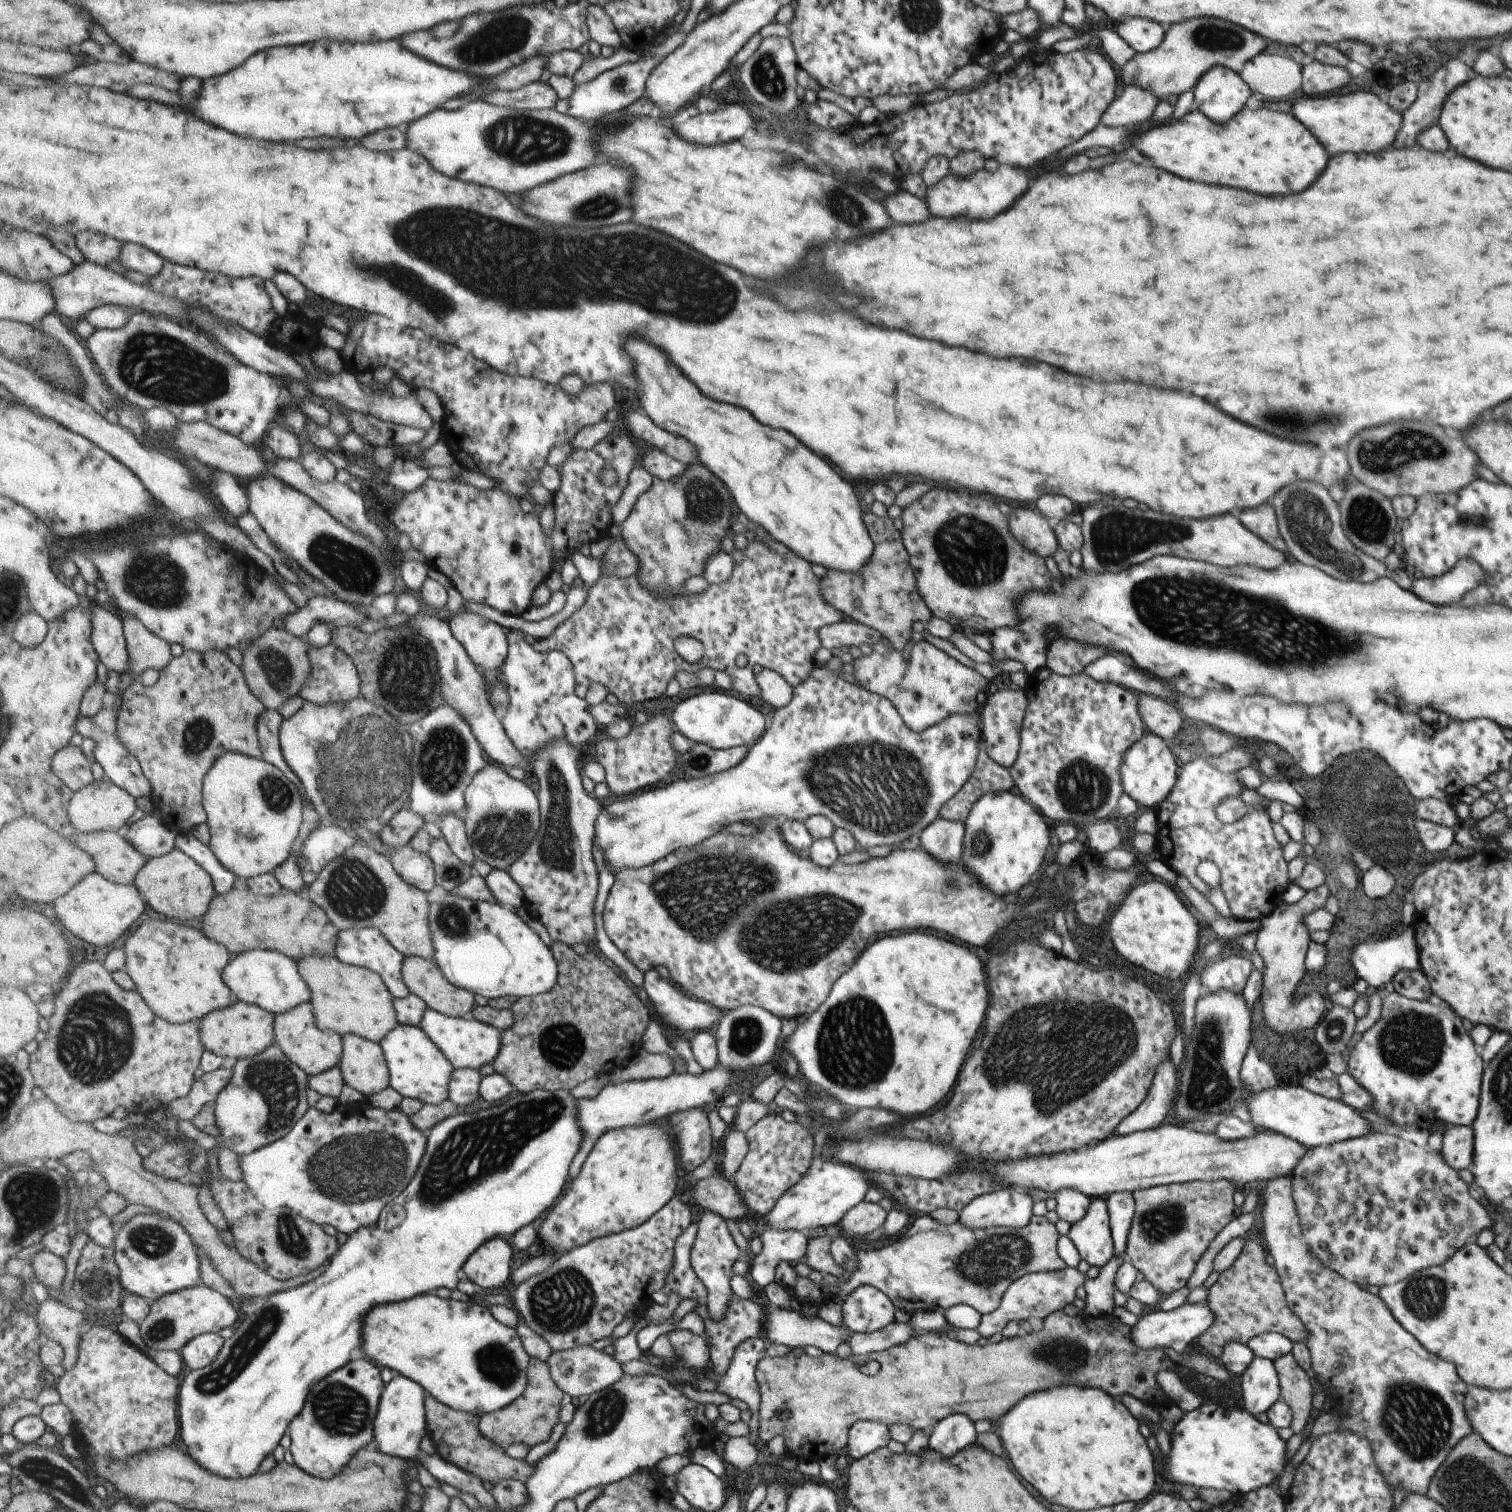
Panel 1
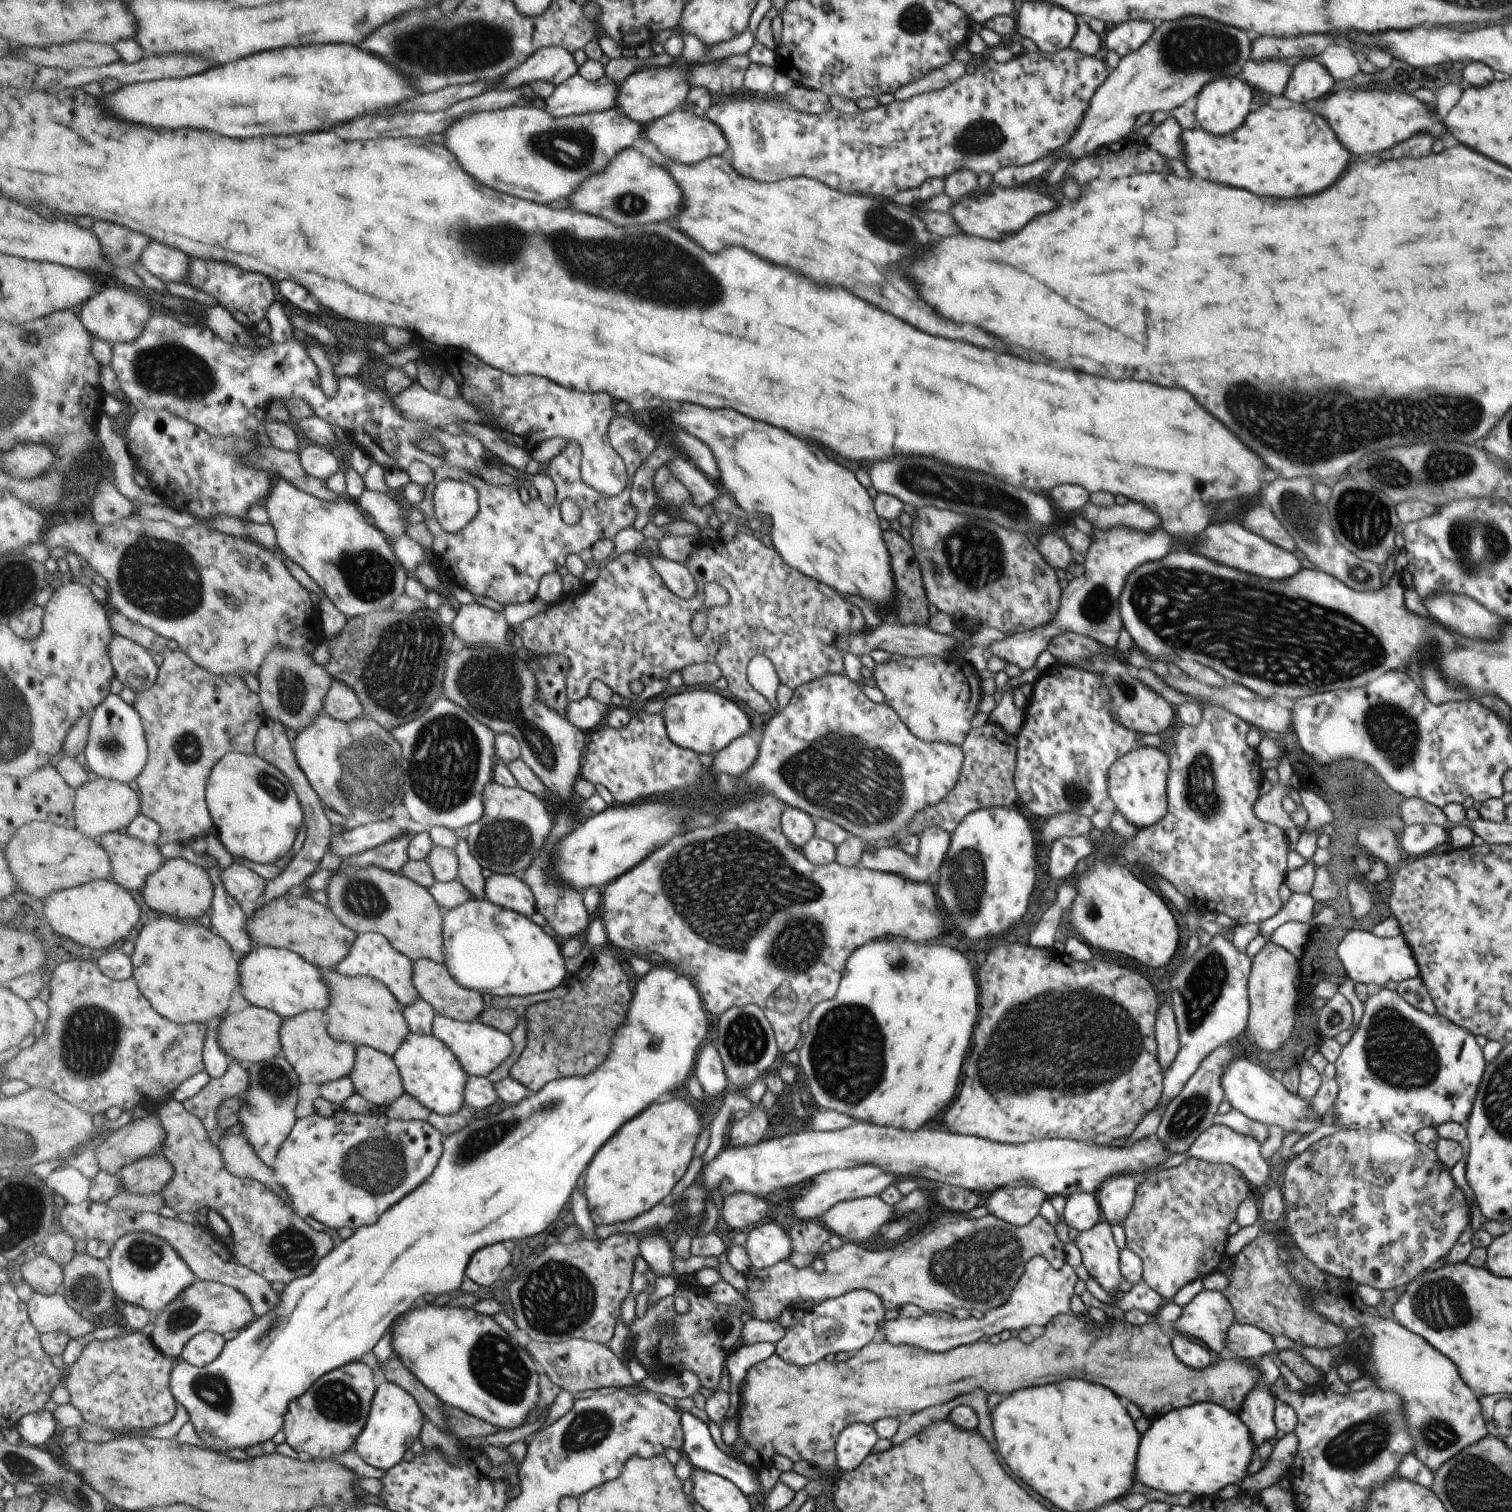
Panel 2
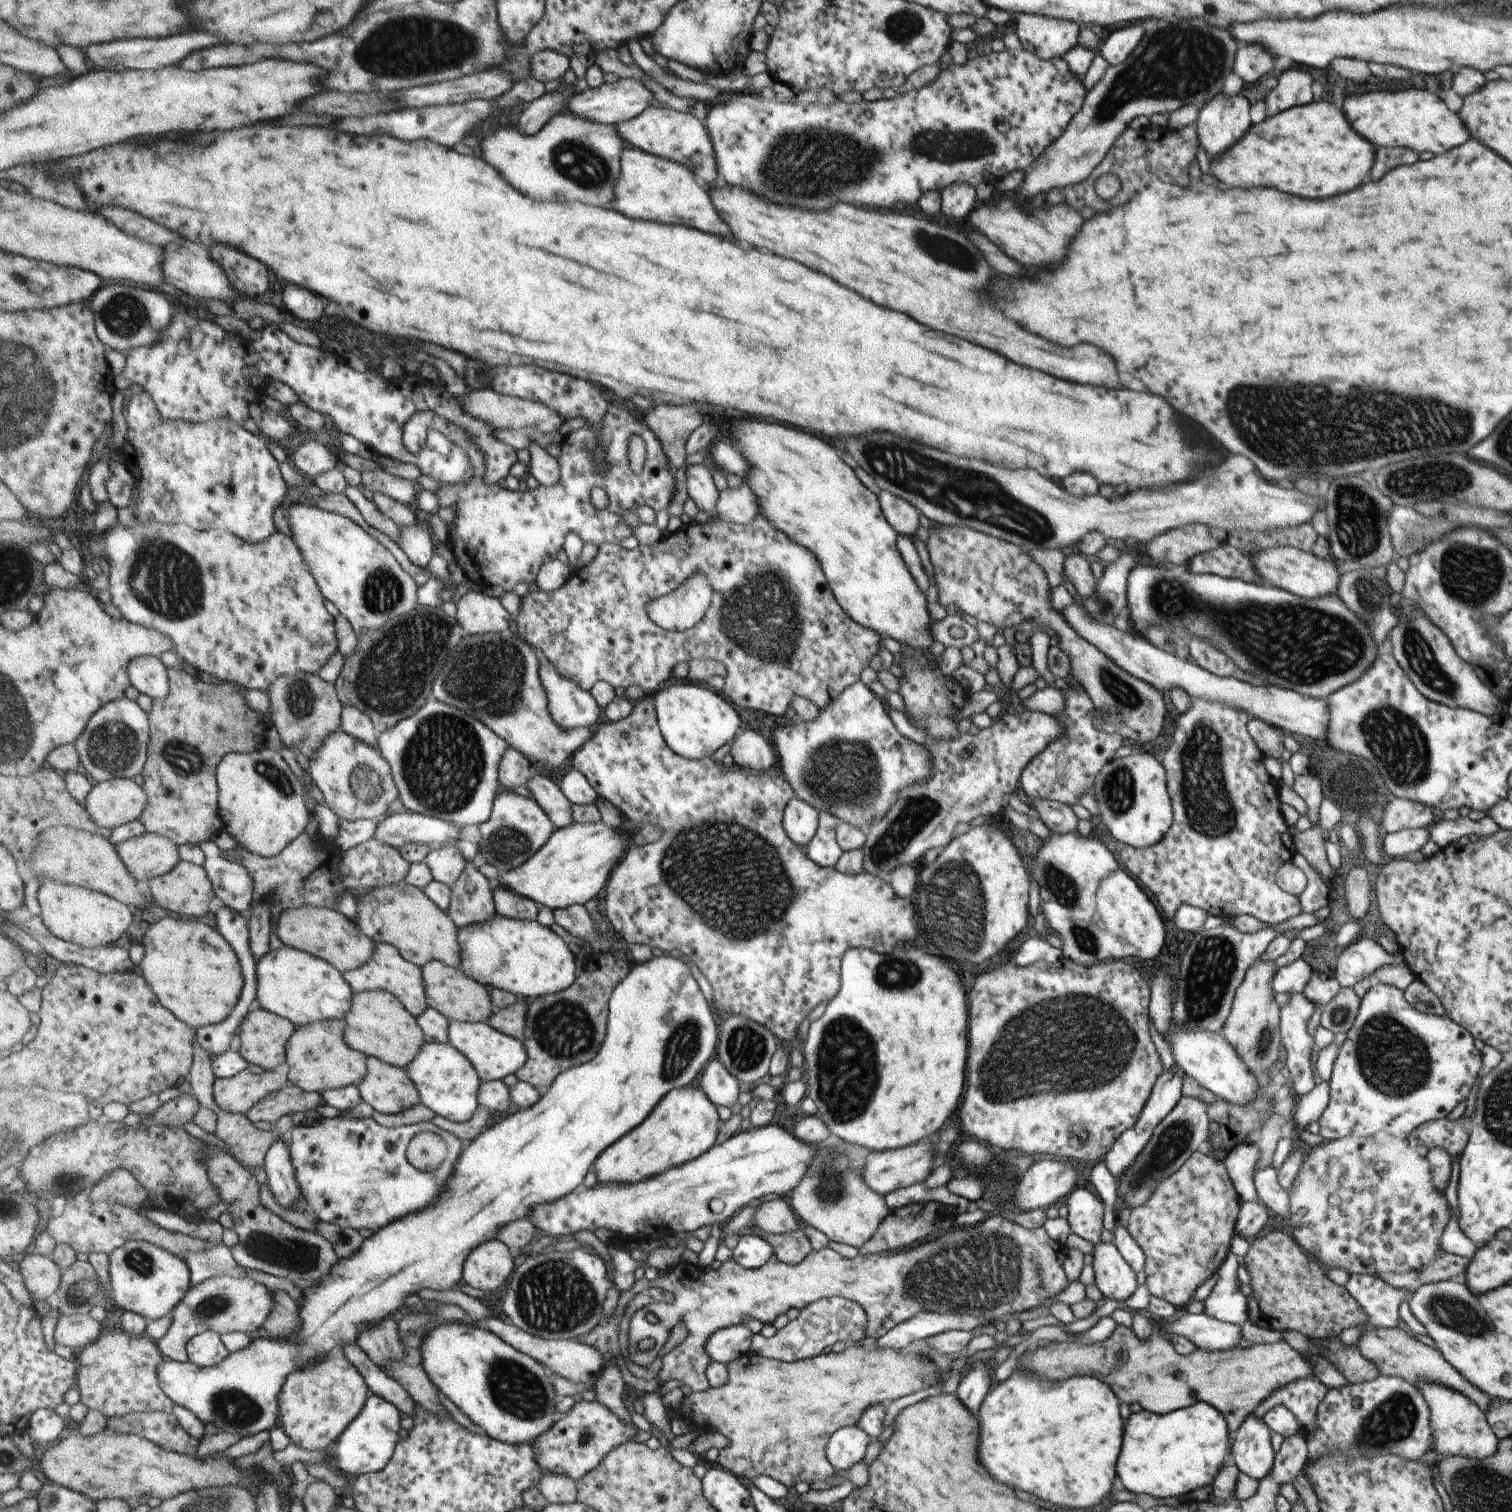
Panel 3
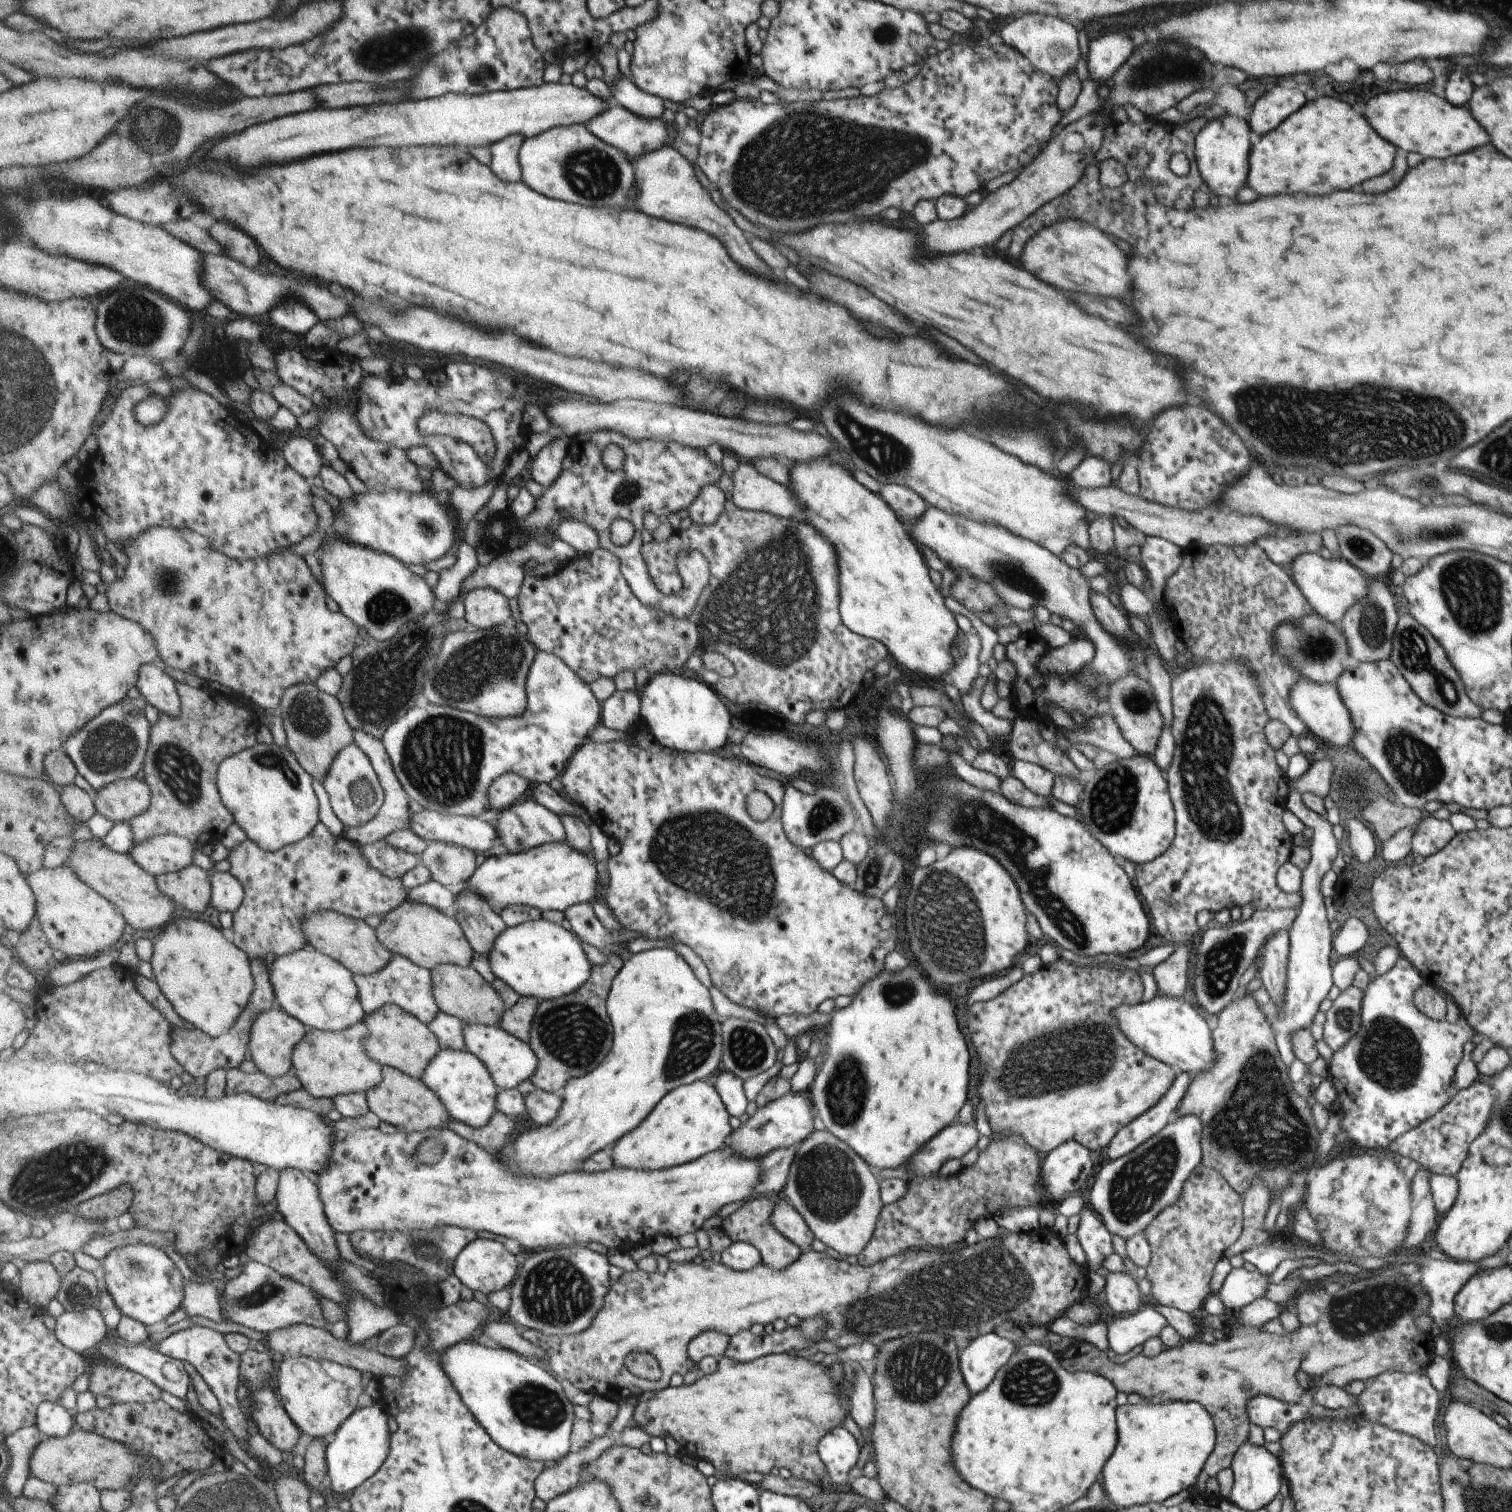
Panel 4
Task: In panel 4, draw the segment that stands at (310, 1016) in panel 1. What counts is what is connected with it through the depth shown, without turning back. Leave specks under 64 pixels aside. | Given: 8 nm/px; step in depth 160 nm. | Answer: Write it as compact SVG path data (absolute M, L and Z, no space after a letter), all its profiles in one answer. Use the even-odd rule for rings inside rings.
M361 1021L342 1031L310 1029L301 1043L294 1048L294 1073L315 1098L335 1098L337 1095L365 1093L383 1080L383 1065L369 1056L365 1040L370 1028Z

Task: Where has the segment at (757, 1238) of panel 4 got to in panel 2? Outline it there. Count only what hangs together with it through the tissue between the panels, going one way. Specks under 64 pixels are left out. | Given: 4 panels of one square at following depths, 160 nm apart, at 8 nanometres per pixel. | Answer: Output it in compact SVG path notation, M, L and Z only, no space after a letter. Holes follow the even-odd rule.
M798 1221L786 1230L792 1249L786 1258L797 1268L808 1267L826 1248L831 1232L819 1221Z

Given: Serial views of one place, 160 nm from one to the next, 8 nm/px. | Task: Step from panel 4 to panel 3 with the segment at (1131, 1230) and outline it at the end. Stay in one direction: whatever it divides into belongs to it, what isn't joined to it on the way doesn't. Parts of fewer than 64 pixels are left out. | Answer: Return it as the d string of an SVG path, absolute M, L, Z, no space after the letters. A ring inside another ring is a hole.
M1181 1095L1177 1104L1155 1126L1136 1160L1129 1165L1119 1180L1115 1181L1117 1205L1119 1203L1128 1204L1130 1210L1142 1205L1162 1178L1172 1175L1191 1156L1192 1152L1204 1148L1209 1134L1207 1107L1205 1102L1199 1098Z

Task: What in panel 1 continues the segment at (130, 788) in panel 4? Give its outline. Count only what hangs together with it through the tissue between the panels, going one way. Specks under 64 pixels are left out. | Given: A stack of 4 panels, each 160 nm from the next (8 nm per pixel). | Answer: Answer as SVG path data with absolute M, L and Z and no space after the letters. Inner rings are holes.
M110 780L95 781L89 786L74 793L70 800L70 819L78 833L90 833L91 831L115 831L123 830L125 824L133 818L137 812L137 800L126 790Z

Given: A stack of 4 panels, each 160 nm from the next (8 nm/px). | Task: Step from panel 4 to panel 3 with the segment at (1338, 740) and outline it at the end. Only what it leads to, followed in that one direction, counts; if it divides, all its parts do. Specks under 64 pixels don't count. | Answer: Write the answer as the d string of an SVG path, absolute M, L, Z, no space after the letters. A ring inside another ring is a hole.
M1075 596L1074 599L1075 600L1068 607L1061 611L1067 624L1069 624L1081 638L1084 638L1098 651L1101 651L1103 655L1107 656L1109 660L1112 660L1119 668L1132 674L1135 678L1150 684L1155 690L1162 692L1163 690L1170 691L1171 689L1178 688L1184 690L1189 697L1203 699L1212 703L1221 703L1232 709L1235 708L1244 713L1246 712L1249 718L1259 719L1269 726L1278 728L1284 735L1299 734L1299 736L1307 736L1307 738L1314 738L1315 740L1324 740L1328 723L1326 700L1306 697L1291 689L1284 689L1273 685L1259 685L1248 683L1247 681L1242 681L1235 677L1215 676L1199 668L1195 663L1192 664L1191 661L1186 658L1180 659L1171 653L1166 653L1153 647L1145 637L1138 635L1134 638L1129 634L1122 634L1115 629L1115 627L1100 625L1085 614L1085 609L1078 603L1078 599Z

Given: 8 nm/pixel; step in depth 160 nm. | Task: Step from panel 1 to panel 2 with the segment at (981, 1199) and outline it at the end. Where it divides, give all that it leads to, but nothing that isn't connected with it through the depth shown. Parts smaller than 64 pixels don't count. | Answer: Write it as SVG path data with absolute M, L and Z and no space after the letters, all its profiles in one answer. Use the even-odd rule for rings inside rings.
M1003 1187L990 1192L984 1207L988 1215L1003 1222L1022 1227L1037 1216L1041 1202L1047 1198L1033 1187Z

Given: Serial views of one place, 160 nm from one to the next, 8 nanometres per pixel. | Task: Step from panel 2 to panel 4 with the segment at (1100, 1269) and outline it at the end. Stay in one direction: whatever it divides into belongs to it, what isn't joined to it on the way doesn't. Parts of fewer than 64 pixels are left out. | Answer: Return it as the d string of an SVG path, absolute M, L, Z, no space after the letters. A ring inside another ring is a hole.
M1108 1272L1104 1276L1103 1294L1110 1310L1131 1315L1144 1300L1139 1293L1137 1280L1126 1272Z

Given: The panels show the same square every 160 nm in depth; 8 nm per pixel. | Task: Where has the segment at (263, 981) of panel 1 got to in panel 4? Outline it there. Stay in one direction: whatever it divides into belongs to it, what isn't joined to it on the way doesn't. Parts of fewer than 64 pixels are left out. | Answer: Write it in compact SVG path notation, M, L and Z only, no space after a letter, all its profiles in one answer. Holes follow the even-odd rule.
M313 945L279 955L270 970L277 1005L300 1020L309 1030L342 1031L365 1020L356 975L341 961L323 954Z

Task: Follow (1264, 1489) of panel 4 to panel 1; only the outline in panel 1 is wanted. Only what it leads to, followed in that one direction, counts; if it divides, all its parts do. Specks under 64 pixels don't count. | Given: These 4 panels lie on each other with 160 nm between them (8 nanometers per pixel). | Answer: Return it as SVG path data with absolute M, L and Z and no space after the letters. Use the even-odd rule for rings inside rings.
M1253 1355L1240 1375L1241 1398L1250 1415L1265 1412L1280 1398L1278 1376L1272 1360Z

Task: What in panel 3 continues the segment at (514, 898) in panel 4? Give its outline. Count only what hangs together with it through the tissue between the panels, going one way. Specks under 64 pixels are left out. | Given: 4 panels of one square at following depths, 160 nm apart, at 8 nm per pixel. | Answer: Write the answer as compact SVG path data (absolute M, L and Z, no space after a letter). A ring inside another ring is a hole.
M605 822L571 823L554 832L549 842L540 848L525 864L509 871L494 884L507 885L510 889L534 900L540 906L562 909L574 904L583 905L599 896L608 883L612 872L626 859L631 848L635 848L632 835L636 833L631 825L624 822L619 827L608 826Z

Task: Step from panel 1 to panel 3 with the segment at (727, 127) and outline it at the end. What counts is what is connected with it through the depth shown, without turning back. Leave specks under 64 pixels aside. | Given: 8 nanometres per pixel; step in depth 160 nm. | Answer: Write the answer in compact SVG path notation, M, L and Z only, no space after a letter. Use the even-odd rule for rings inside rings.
M650 106L637 118L617 126L629 146L687 165L707 189L726 185L720 176L716 148L709 128L705 128L705 124L695 116L695 113L681 112L671 107Z

